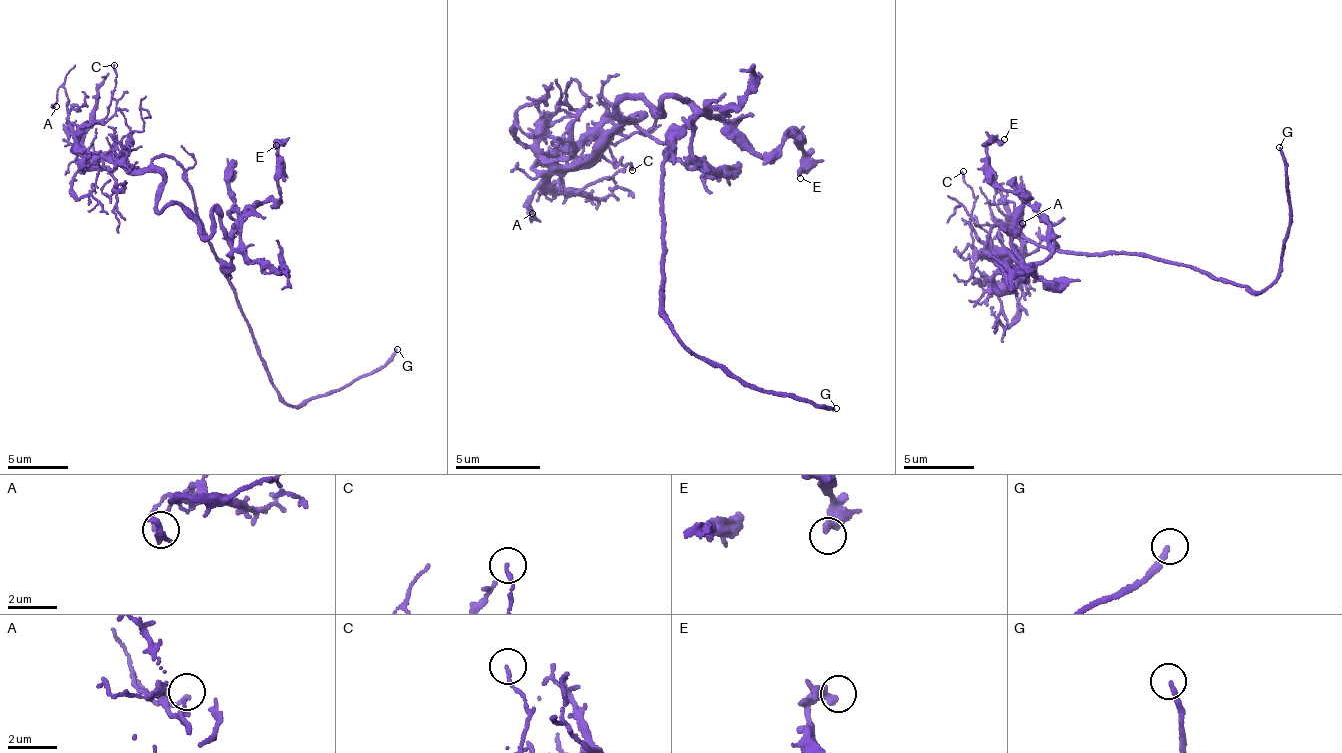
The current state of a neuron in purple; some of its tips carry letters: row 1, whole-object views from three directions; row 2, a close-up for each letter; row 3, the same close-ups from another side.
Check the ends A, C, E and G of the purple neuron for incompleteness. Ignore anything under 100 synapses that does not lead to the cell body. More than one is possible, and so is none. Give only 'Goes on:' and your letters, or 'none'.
Goes on: G

